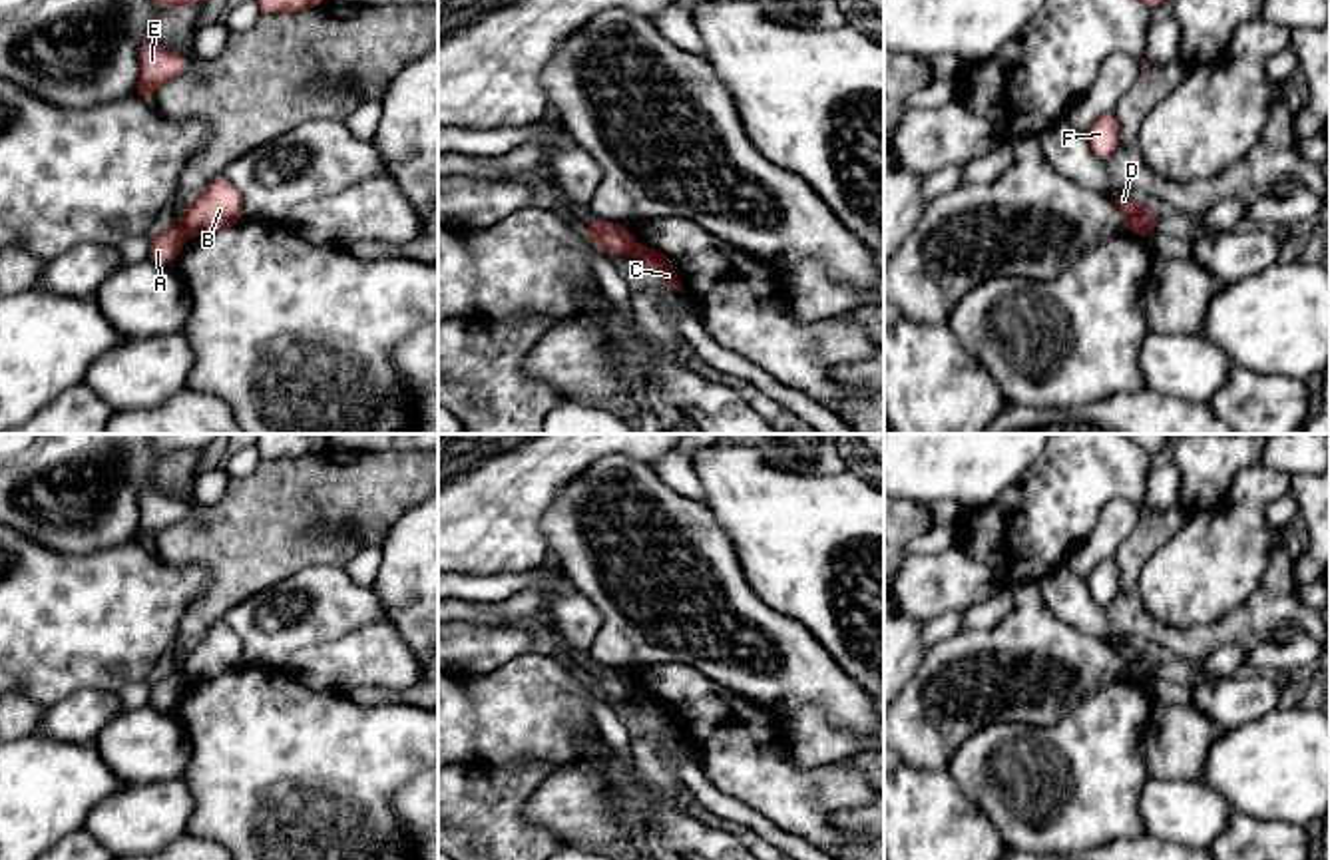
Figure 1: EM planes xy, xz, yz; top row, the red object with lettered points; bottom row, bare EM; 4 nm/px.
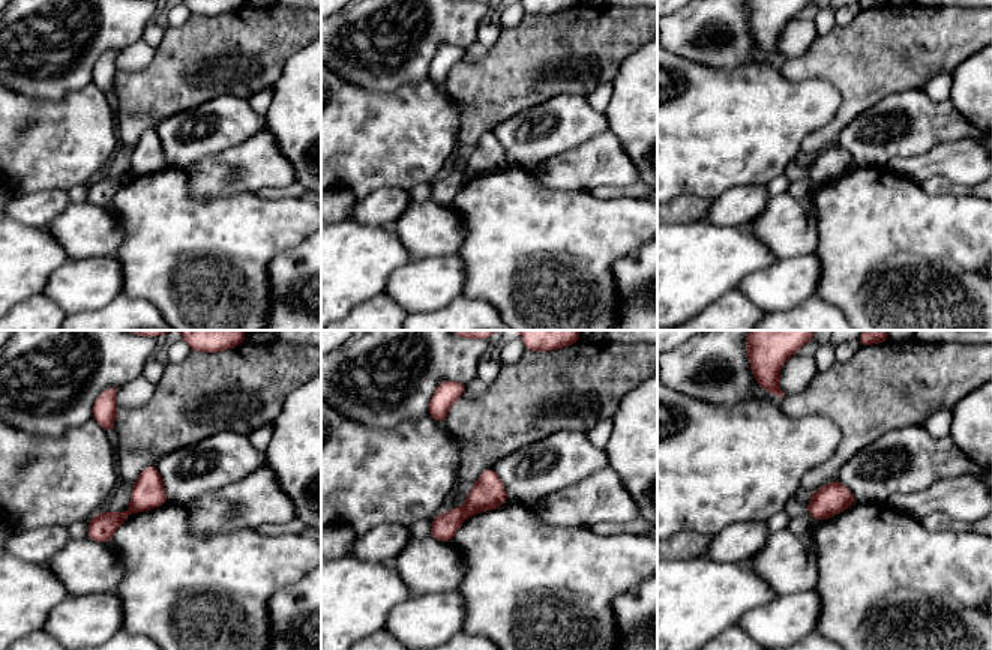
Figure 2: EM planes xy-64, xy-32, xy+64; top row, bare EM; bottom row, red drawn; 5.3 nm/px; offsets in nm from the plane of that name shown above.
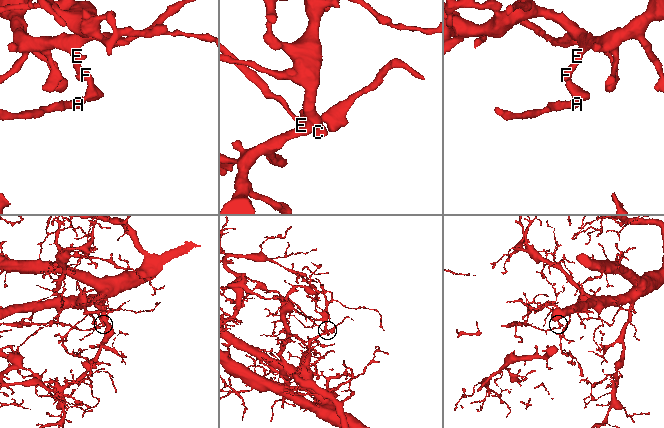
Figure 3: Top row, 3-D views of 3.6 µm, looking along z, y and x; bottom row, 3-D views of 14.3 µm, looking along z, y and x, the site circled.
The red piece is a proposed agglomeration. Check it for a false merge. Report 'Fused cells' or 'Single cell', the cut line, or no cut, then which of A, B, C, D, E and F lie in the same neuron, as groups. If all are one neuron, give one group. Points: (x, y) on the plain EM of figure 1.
Fused cells. Split along xy (180, 671), (188, 681). Groups: A / B C D E F

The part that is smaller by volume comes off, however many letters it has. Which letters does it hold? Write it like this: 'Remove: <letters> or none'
Remove: A

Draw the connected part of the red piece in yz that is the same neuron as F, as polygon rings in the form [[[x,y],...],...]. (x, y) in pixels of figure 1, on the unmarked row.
[[[1113,557],[1099,561],[1085,577],[1091,597],[1107,607],[1119,595],[1119,569]]]

